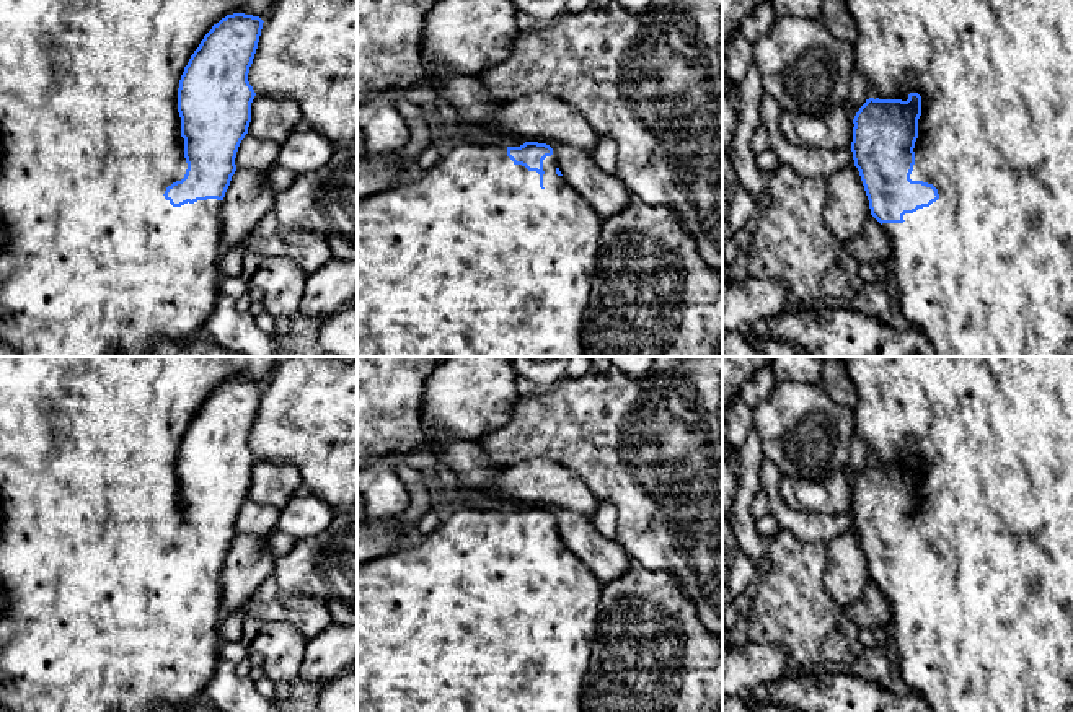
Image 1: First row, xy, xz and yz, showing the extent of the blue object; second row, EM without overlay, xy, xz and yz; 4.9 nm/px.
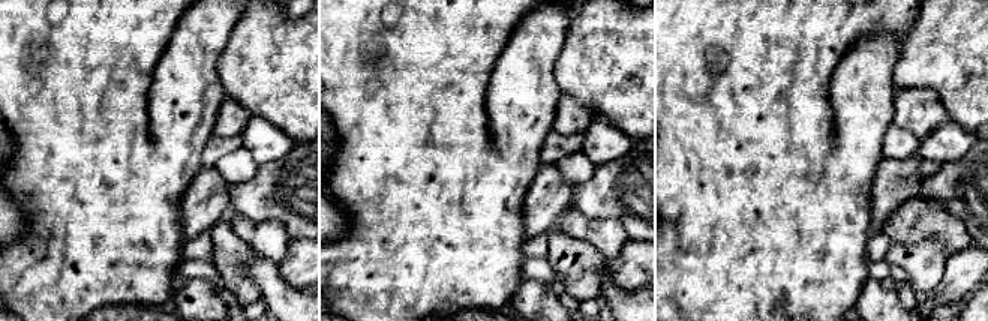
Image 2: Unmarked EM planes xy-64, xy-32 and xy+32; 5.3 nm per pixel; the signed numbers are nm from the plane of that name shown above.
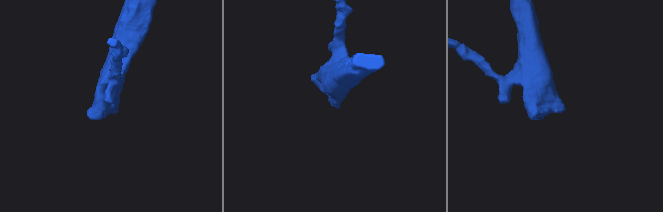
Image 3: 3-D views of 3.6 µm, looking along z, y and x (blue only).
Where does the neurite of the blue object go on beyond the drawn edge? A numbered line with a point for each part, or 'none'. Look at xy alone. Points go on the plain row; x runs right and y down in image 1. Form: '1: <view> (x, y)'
1: xy (90, 501)

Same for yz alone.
1: yz (989, 629)

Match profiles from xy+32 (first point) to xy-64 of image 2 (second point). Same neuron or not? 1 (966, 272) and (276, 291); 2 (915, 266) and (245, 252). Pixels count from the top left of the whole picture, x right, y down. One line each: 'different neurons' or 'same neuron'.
1: different neurons
2: same neuron

